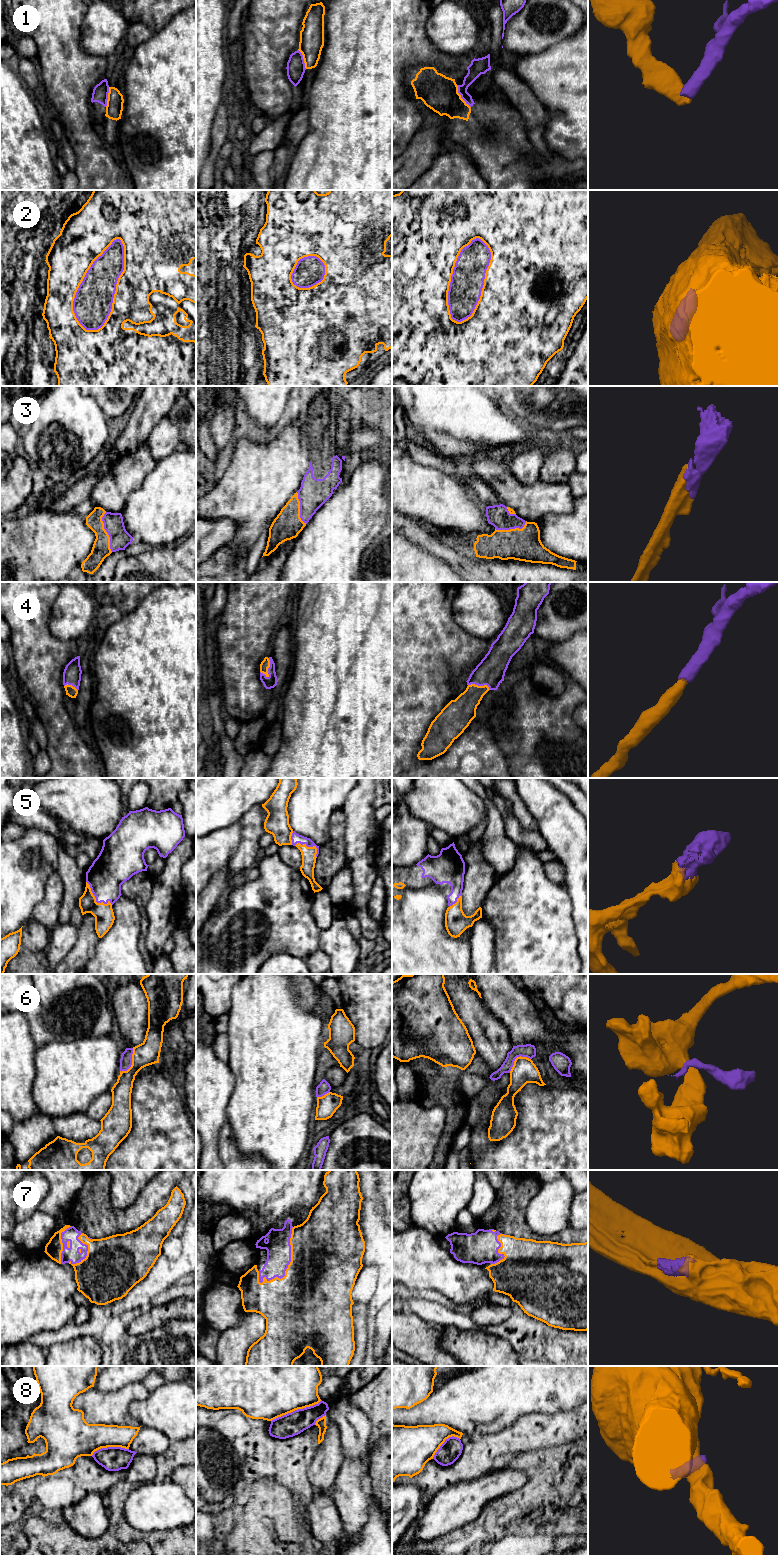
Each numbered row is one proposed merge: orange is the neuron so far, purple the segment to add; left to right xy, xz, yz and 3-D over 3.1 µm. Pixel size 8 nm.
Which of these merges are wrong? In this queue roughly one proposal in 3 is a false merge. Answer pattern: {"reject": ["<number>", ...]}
{"reject": ["1", "6", "8"]}

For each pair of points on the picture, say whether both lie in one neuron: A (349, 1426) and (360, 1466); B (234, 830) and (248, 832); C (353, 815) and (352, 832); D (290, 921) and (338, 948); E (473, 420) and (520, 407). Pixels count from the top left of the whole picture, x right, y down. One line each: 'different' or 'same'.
A: same
B: different
C: same
D: different
E: different

